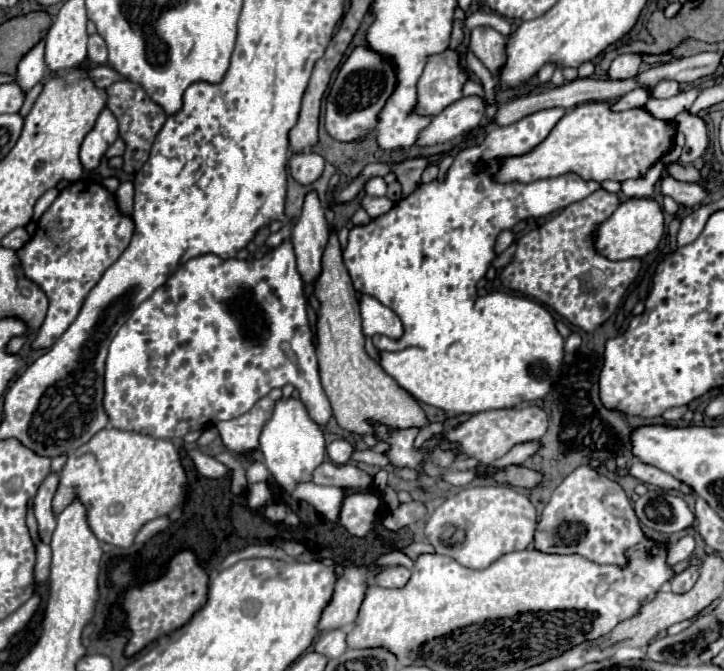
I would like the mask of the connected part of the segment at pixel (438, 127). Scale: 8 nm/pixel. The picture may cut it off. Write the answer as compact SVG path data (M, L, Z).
M464 96L458 102L450 104L442 114L434 116L434 122L418 136L418 146L432 146L448 142L468 130L474 130L486 112L484 98Z

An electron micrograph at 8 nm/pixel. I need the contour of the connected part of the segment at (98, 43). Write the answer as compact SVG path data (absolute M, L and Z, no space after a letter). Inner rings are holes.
M100 34L90 36L90 40L88 40L88 58L94 64L106 64L108 48L106 48L106 42L104 42L104 38Z

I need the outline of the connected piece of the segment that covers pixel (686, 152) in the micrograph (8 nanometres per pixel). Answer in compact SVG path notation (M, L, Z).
M688 112L686 114L678 114L678 118L674 118L674 122L678 124L678 130L684 132L686 136L686 146L682 148L682 156L680 156L680 164L692 164L696 158L700 158L708 146L708 130L702 118L694 118Z

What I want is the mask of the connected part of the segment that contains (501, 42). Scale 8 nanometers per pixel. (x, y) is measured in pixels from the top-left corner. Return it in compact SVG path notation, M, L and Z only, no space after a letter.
M480 26L470 32L470 50L476 58L498 76L506 64L506 38L490 26Z

